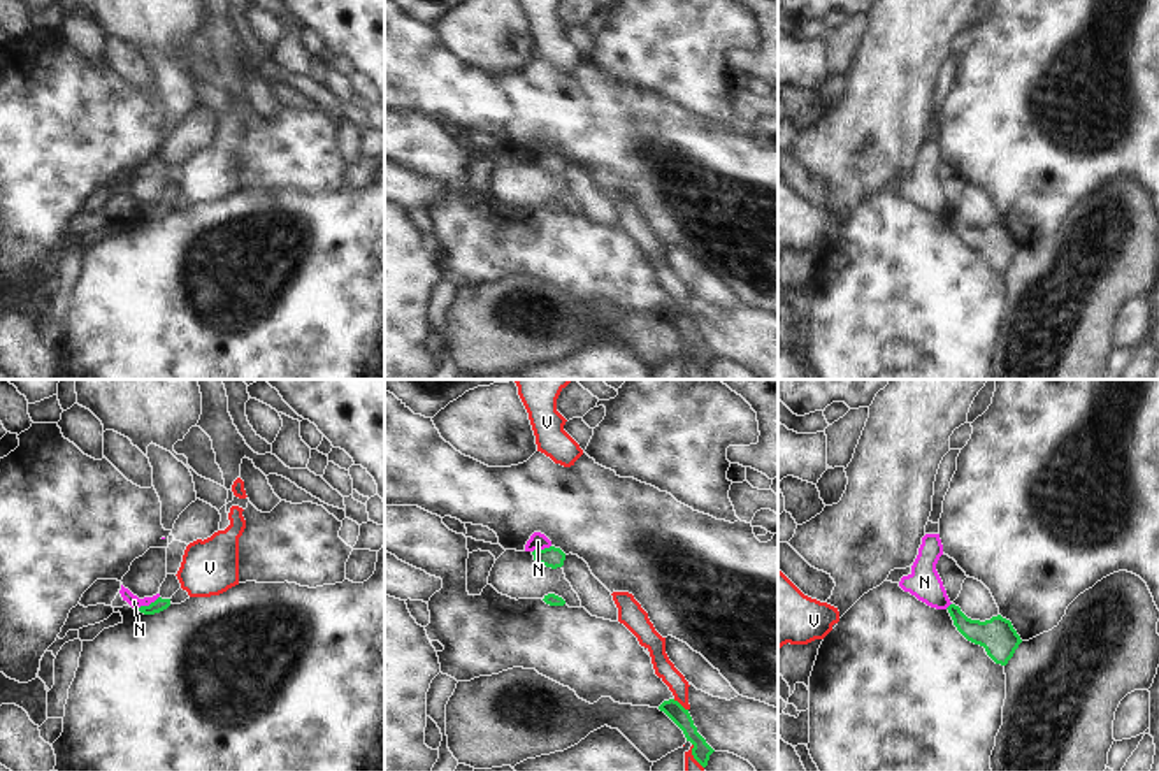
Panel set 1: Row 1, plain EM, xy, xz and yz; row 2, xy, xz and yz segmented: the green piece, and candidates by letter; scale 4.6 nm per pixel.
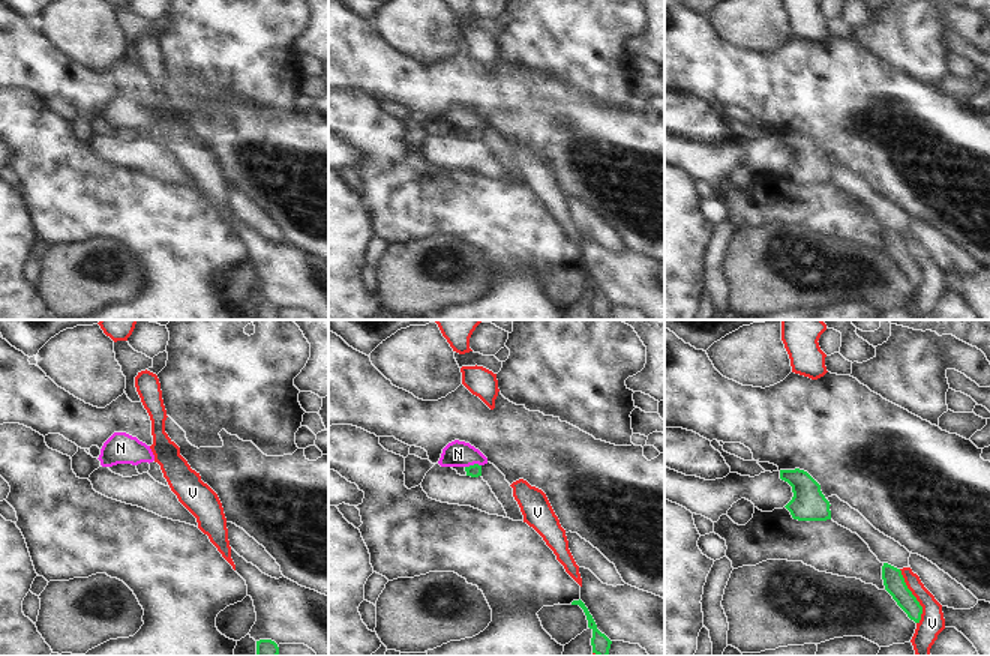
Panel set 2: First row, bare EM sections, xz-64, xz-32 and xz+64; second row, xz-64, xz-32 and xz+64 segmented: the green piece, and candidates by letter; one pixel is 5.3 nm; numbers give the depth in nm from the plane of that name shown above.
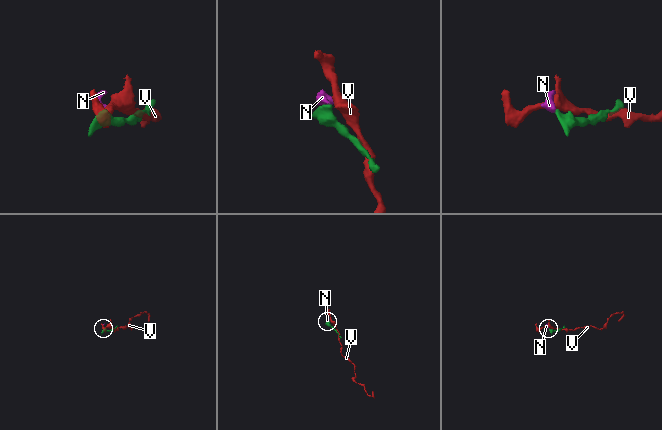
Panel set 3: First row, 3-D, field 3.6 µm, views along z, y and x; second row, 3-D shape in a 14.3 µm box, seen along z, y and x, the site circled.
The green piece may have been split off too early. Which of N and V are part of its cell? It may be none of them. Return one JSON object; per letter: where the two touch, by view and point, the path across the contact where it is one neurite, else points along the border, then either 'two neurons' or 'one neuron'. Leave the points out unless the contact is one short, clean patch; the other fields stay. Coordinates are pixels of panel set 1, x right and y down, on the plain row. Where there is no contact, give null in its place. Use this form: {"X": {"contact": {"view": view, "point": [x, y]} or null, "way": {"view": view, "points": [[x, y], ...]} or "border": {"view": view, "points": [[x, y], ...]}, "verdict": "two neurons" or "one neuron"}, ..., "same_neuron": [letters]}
{"N": {"contact": {"view": "xy", "point": [150, 211]}, "border": {"view": "xy", "points": [[158, 202], [137, 215]]}, "verdict": "two neurons"}, "V": {"contact": {"view": "xz", "point": [678, 309]}, "verdict": "two neurons"}, "same_neuron": []}

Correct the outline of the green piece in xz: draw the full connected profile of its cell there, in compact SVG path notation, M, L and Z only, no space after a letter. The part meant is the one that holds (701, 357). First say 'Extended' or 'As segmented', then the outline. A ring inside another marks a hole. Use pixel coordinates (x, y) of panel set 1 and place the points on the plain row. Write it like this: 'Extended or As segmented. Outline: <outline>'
As segmented. Outline: M669 306L664 307L659 313L660 318L664 318L685 341L687 348L690 348L694 351L692 355L692 362L694 365L706 374L709 362L715 358L706 346L697 339L697 334L694 332L694 327L688 320L688 316L685 316L678 307Z

